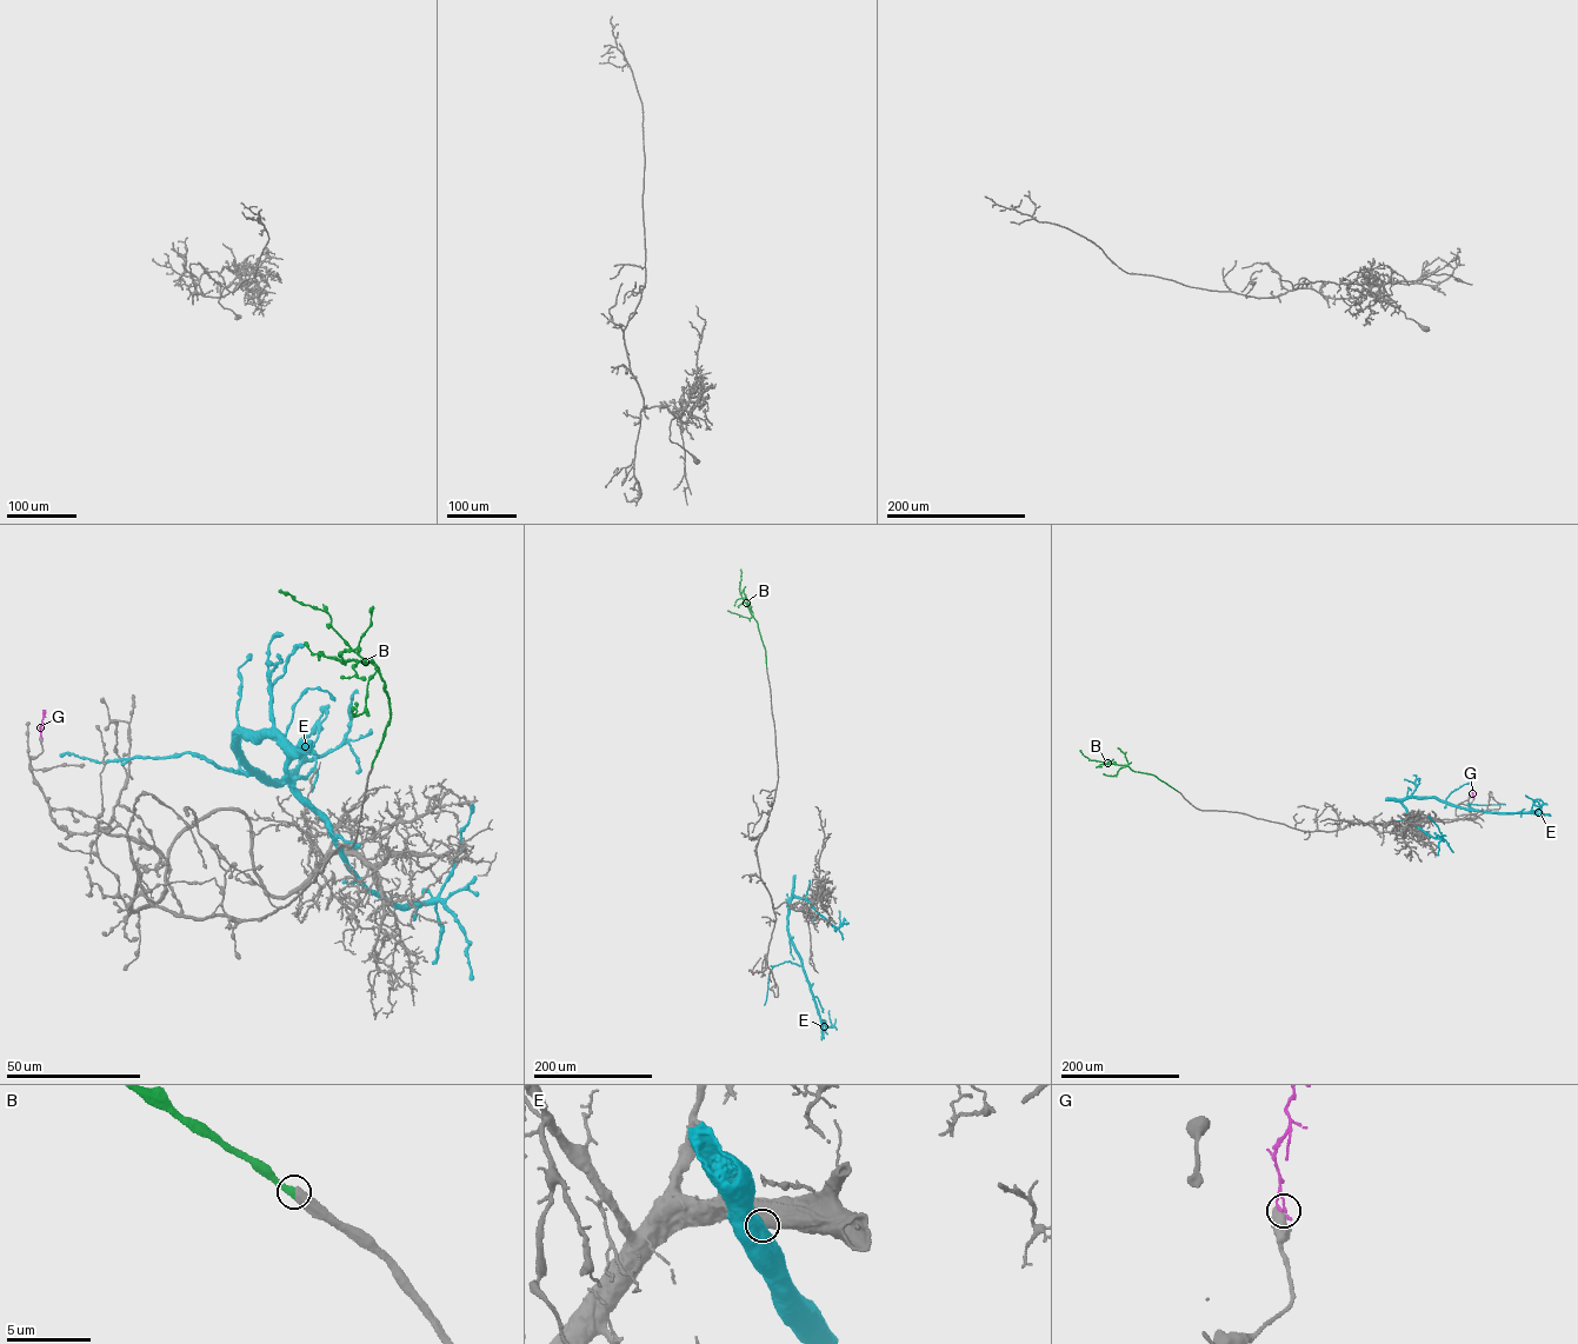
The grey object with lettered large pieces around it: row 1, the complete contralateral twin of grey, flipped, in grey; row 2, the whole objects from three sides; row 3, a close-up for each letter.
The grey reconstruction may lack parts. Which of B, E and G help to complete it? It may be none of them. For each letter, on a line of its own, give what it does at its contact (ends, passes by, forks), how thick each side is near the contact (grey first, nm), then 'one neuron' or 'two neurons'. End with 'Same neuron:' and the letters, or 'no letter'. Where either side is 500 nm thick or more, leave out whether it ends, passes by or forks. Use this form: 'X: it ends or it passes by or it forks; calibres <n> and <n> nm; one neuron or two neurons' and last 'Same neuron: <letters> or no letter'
B: calibres 550 and 440 nm; one neuron
E: calibres 750 and 750 nm; two neurons
G: calibres 800 and 190 nm; two neurons
Same neuron: B

